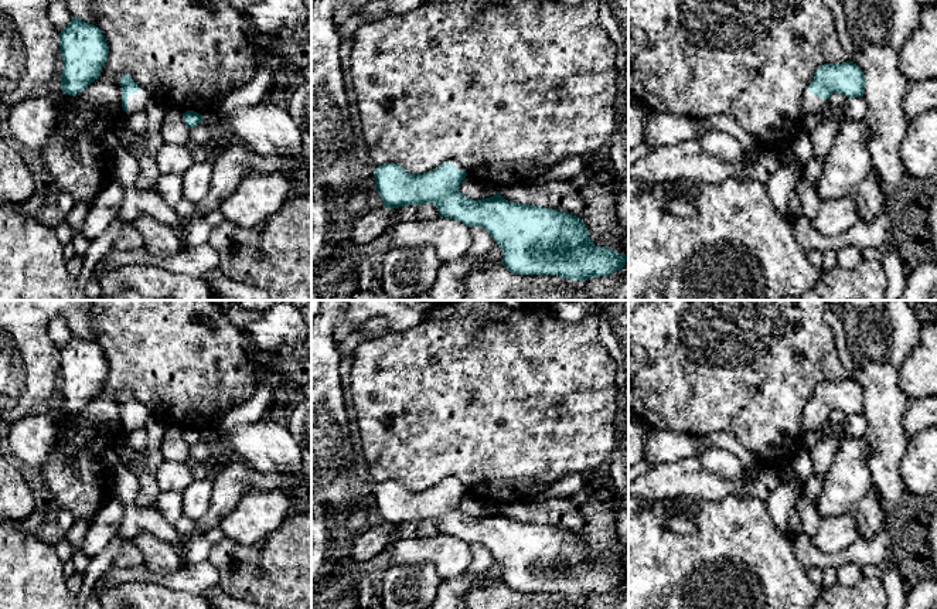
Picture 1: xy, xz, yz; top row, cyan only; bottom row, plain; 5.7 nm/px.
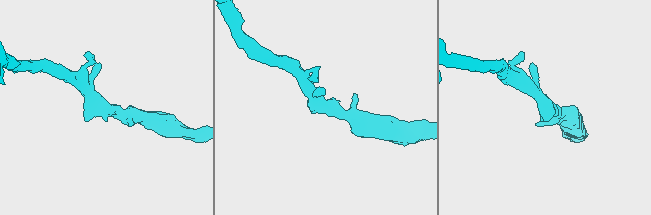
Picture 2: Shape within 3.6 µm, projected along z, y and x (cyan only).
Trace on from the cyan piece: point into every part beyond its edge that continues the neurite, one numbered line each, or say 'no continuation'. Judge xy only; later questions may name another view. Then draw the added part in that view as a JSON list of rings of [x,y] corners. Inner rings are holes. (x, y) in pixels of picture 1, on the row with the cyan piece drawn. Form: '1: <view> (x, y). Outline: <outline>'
1: xy (136, 102). Outline: [[[139,86],[139,91],[136,93],[129,93],[127,95],[127,116],[136,112],[144,112],[150,99],[151,99],[150,95],[143,86]]]

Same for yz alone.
1: yz (811, 104). Outline: [[[805,89],[803,96],[803,112],[804,113],[817,113],[821,112],[828,105],[828,99],[821,99],[817,95]]]

